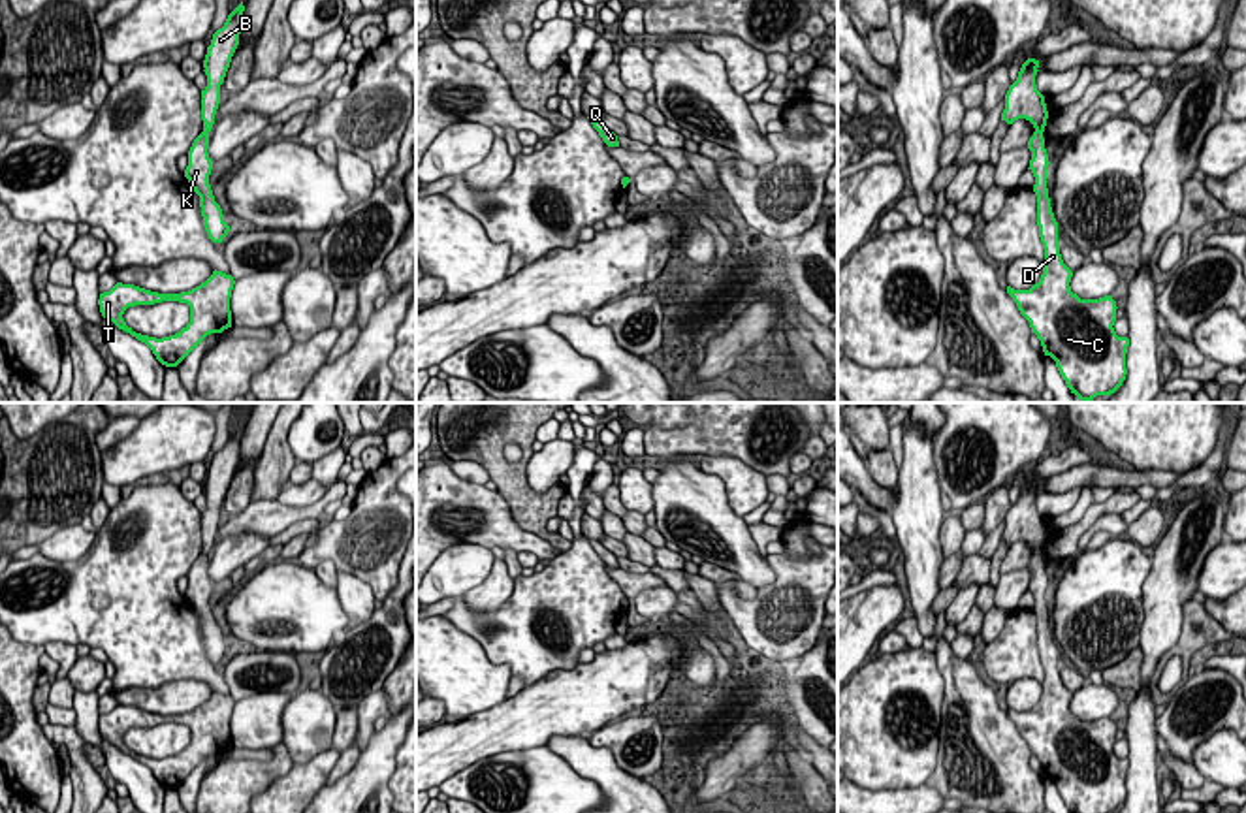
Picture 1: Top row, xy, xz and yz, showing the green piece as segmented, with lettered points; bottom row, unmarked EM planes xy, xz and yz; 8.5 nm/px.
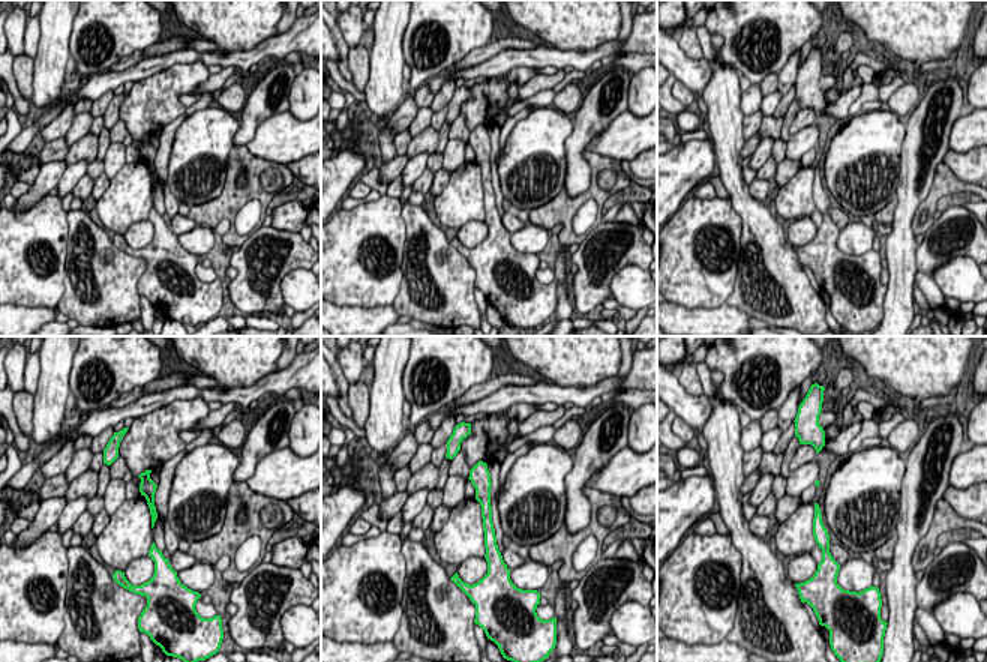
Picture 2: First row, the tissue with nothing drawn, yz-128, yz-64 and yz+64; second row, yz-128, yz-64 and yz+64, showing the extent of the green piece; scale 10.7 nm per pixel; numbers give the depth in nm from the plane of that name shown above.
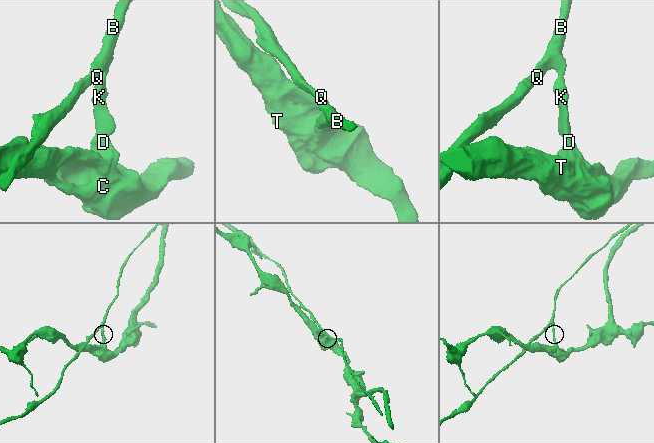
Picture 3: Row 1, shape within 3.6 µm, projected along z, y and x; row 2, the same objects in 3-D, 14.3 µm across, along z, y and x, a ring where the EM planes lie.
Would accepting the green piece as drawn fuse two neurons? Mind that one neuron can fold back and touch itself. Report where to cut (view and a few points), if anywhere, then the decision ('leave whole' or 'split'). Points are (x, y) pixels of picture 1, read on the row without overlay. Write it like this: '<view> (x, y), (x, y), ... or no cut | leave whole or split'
yz (1036, 552), (1041, 556) | split

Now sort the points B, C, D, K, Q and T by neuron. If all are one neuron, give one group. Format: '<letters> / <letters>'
B Q / C D K T

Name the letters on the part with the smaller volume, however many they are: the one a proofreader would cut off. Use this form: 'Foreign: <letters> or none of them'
Foreign: B, Q

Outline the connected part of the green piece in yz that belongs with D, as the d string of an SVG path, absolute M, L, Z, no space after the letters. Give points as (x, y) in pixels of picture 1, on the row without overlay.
M1033 553L1028 563L1031 572L1030 593L1035 598L1033 614L1037 617L1037 647L1045 670L1043 696L1030 711L1014 711L1007 708L1007 715L1016 725L1020 736L1030 743L1031 755L1041 762L1045 777L1056 783L1056 789L1071 813L1116 813L1126 802L1127 758L1114 753L1116 723L1112 717L1099 721L1080 721L1071 713L1073 693L1063 685L1058 662L1058 644L1054 640L1048 610L1046 589L1048 576L1041 553Z

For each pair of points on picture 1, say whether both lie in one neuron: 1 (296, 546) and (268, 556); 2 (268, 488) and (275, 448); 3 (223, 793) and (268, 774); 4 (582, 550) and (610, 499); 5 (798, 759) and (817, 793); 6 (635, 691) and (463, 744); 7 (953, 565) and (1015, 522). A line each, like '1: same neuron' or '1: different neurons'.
1: same neuron
2: same neuron
3: same neuron
4: different neurons
5: same neuron
6: same neuron
7: same neuron

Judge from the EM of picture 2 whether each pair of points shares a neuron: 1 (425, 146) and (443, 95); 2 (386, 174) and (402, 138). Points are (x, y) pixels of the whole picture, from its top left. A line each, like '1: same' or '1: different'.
1: same
2: different

